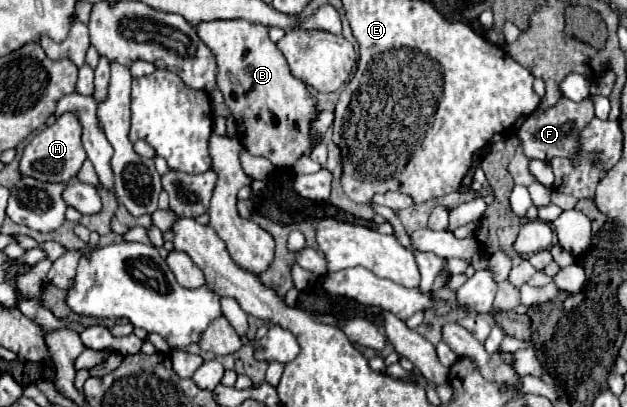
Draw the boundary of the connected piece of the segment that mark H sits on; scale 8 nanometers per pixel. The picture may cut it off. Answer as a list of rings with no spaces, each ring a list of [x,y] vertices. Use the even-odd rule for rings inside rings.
[[[66,112],[60,118],[56,118],[52,126],[44,128],[40,134],[32,138],[20,160],[20,170],[22,176],[32,176],[44,182],[68,182],[76,178],[84,160],[86,160],[86,152],[82,146],[82,124],[76,118],[76,114]]]

